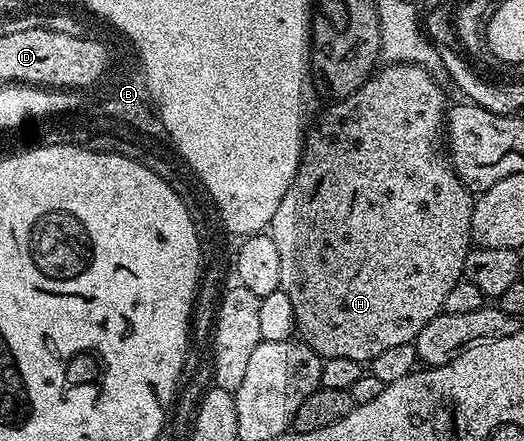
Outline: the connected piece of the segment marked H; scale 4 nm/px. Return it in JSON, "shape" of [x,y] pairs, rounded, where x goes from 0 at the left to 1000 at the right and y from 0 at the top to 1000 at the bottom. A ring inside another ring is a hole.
{"shape":[[[737,145],[723,152],[706,179],[687,195],[670,218],[639,227],[630,247],[615,265],[590,283],[584,324],[576,331],[576,356],[569,370],[565,395],[557,404],[557,422],[550,422],[550,440],[534,449],[534,467],[527,467],[527,485],[519,485],[519,503],[511,533],[527,549],[527,567],[534,576],[534,658],[550,667],[557,683],[557,712],[565,712],[561,732],[567,760],[605,807],[616,812],[672,812],[685,821],[702,821],[718,812],[733,794],[748,785],[781,780],[844,707],[849,671],[861,662],[863,649],[884,633],[889,612],[889,587],[901,569],[897,524],[901,522],[901,481],[906,447],[889,415],[866,392],[866,374],[849,351],[836,347],[840,302],[855,252],[851,218],[834,190],[830,166],[805,154],[798,145]]]}

